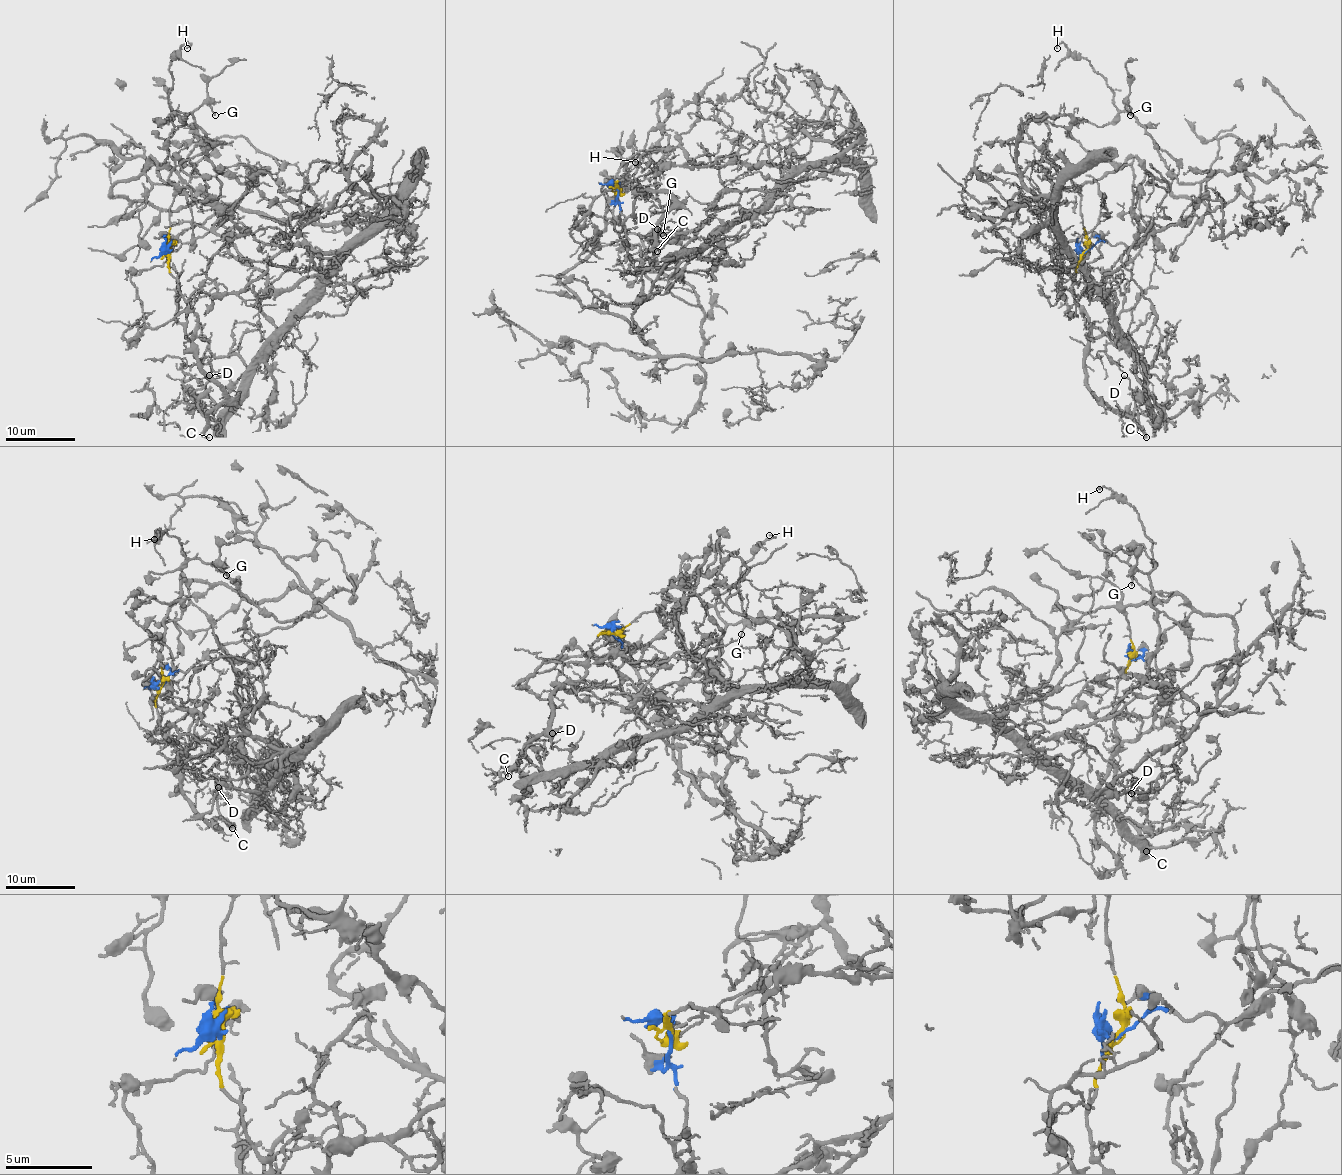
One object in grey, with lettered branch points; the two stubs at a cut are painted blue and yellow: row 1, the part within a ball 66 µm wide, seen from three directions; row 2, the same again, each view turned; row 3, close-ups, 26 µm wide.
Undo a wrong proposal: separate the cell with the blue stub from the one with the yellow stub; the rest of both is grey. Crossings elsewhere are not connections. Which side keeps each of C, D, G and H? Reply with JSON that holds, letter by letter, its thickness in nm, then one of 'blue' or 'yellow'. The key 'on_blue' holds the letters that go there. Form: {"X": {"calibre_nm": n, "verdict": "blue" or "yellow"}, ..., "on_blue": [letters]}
{"C": {"calibre_nm": 300, "verdict": "yellow"}, "D": {"calibre_nm": 190, "verdict": "yellow"}, "G": {"calibre_nm": 130, "verdict": "blue"}, "H": {"calibre_nm": 150, "verdict": "blue"}, "on_blue": ["G", "H"]}

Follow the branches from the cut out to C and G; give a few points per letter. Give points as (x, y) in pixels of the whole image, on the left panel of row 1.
C: (169, 251), (169, 273), (197, 317), (193, 355), (197, 365), (226, 397), (209, 414), (204, 430), (209, 437)
G: (169, 251), (251, 185), (206, 155), (193, 112), (204, 103), (214, 115)

